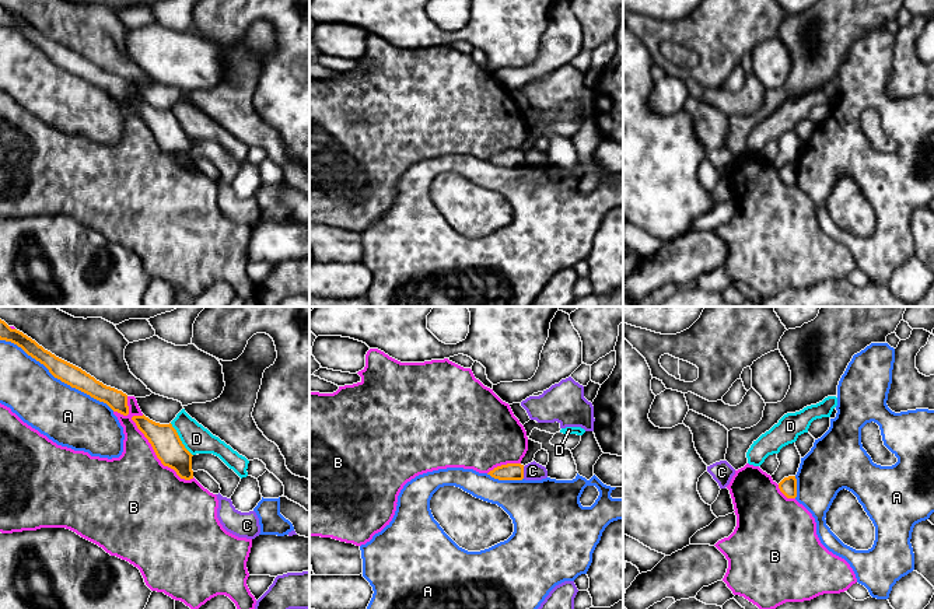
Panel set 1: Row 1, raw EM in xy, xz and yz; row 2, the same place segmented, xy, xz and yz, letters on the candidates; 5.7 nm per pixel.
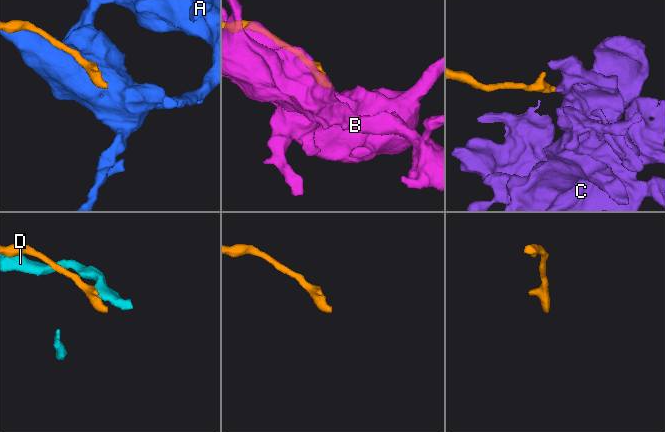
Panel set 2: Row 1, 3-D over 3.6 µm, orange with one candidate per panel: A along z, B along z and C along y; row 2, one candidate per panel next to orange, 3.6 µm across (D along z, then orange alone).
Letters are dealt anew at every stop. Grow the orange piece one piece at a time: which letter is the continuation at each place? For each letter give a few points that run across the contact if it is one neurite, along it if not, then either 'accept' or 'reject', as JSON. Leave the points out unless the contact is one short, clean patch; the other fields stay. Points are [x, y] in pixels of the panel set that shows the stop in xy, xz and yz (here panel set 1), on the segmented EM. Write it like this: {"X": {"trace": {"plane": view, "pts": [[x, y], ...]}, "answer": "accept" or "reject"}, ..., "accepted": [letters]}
{"A": {"answer": "reject"}, "B": {"answer": "reject"}, "C": {"answer": "reject"}, "D": {"trace": {"plane": "xy", "pts": [[170, 423], [192, 455]]}, "answer": "reject"}, "accepted": []}

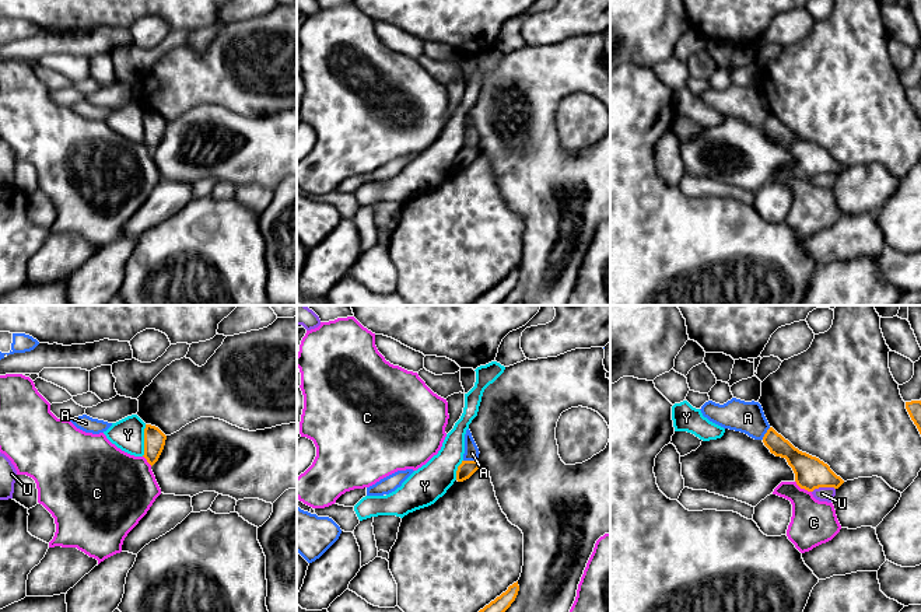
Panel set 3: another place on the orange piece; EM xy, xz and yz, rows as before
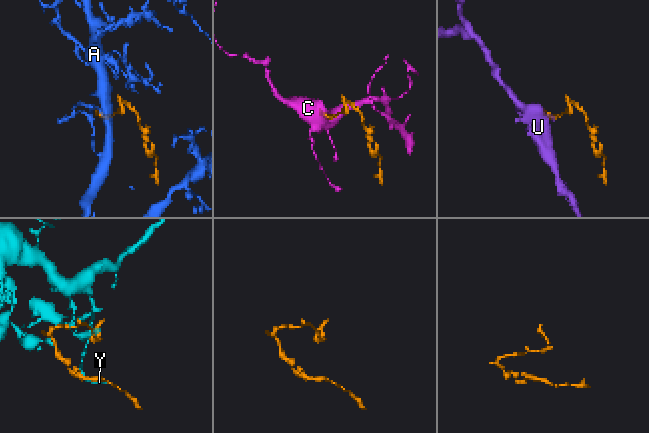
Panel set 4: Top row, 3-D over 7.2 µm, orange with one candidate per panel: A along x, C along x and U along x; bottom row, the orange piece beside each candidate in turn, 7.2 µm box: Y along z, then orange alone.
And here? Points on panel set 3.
{"A": {"trace": {"plane": "xz", "pts": [[463, 460], [477, 461]]}, "answer": "reject"}, "C": {"trace": {"plane": "yz", "pts": [[795, 481], [801, 488], [811, 492]]}, "answer": "reject"}, "U": {"trace": {"plane": "yz", "pts": [[834, 488], [816, 488], [812, 492]]}, "answer": "reject"}, "Y": {"answer": "reject"}, "accepted": []}

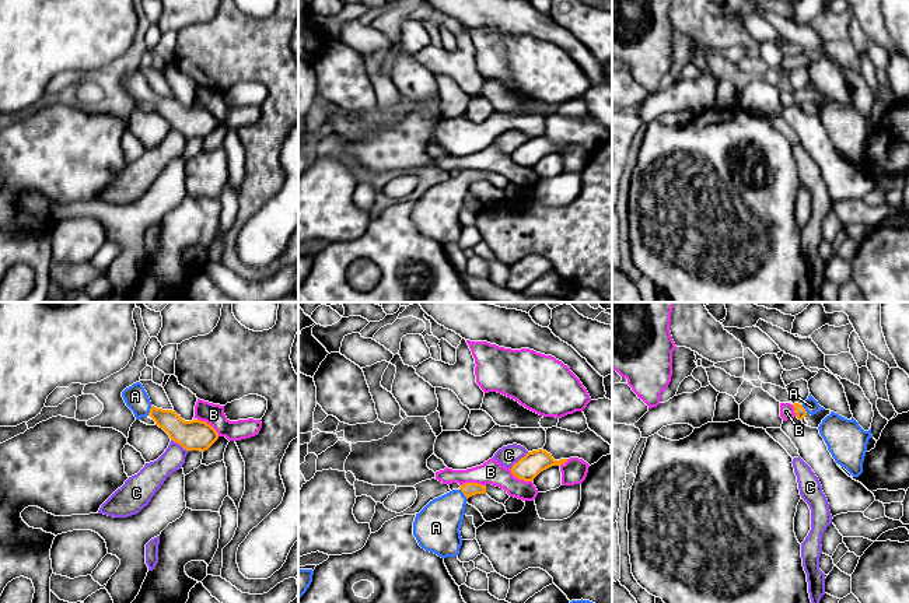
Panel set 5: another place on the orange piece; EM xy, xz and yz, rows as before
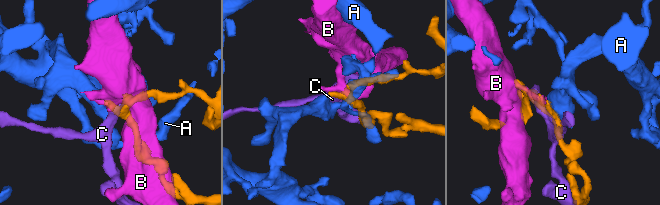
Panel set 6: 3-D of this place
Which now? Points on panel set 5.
{"A": {"trace": {"plane": "xz", "pts": [[468, 488], [464, 494], [446, 512], [436, 528]]}, "answer": "accept"}, "B": {"answer": "reject"}, "C": {"answer": "reject"}, "accepted": ["A"]}

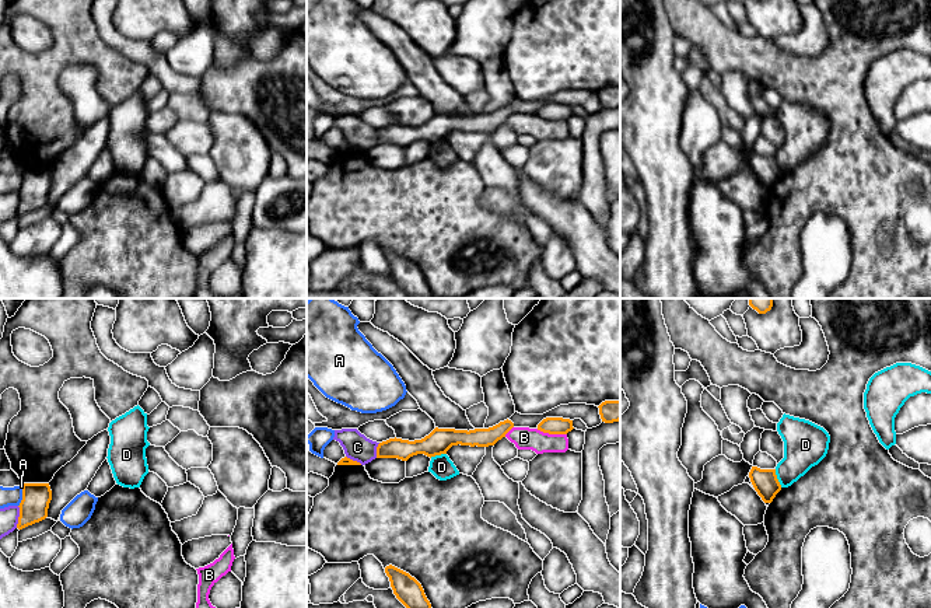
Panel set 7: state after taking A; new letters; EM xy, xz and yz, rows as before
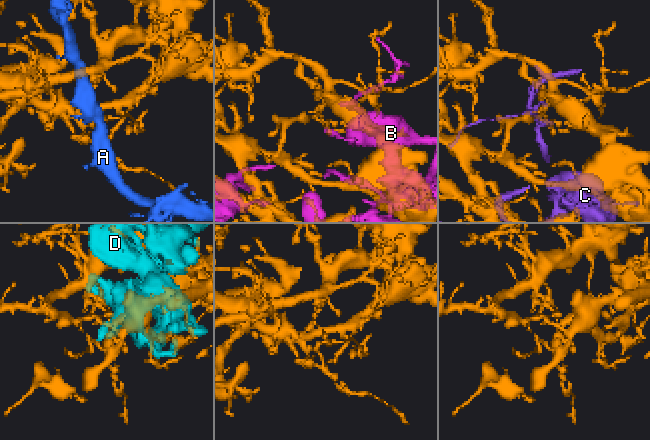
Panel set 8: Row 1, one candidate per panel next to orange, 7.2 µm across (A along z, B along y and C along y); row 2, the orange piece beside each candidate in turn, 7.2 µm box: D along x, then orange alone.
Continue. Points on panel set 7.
{"A": {"trace": {"plane": "xy", "pts": [[23, 486], [23, 499], [18, 506]]}, "answer": "reject"}, "B": {"answer": "reject"}, "C": {"answer": "reject"}, "D": {"answer": "reject"}, "accepted": []}

